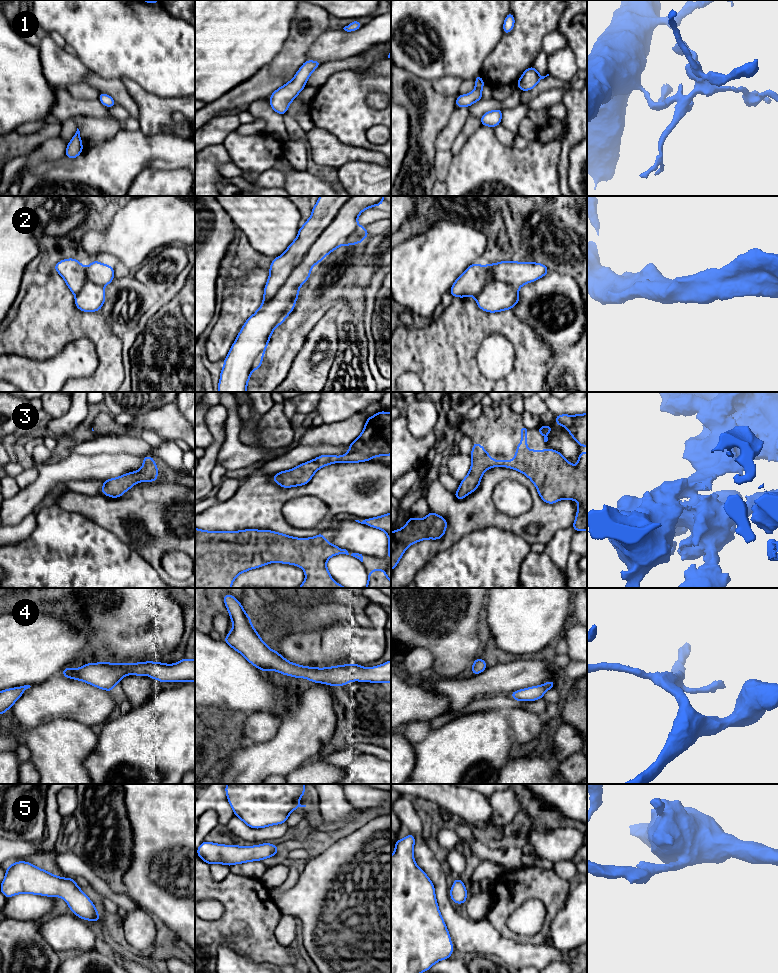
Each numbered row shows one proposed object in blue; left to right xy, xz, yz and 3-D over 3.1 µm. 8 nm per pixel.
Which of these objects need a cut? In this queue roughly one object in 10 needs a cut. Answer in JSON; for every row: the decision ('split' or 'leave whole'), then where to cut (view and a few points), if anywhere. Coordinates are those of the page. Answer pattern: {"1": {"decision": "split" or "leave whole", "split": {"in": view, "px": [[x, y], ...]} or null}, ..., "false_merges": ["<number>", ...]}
{"1": {"decision": "leave whole", "split": null}, "2": {"decision": "leave whole", "split": null}, "3": {"decision": "leave whole", "split": null}, "4": {"decision": "leave whole", "split": null}, "5": {"decision": "leave whole", "split": null}, "false_merges": []}

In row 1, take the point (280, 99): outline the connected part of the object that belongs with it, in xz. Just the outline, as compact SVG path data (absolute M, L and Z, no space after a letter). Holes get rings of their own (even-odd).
M306 60L291 81L270 95L269 104L272 109L282 116L286 114L289 104L304 89L311 73L321 64L321 61Z

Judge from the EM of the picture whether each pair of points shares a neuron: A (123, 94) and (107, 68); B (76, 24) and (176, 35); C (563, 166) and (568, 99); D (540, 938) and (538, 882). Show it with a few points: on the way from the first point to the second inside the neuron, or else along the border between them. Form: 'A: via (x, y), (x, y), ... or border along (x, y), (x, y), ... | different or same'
A: border along (92, 71), (105, 78), (120, 79) | different
B: via (101, 24), (105, 24), (116, 35), (151, 35) | same
C: via (565, 149), (573, 137), (573, 116) | same
D: via (547, 924), (550, 915), (550, 896) | same

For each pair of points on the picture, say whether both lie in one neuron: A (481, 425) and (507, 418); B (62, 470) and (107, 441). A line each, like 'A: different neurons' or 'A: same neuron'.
A: same neuron
B: different neurons

